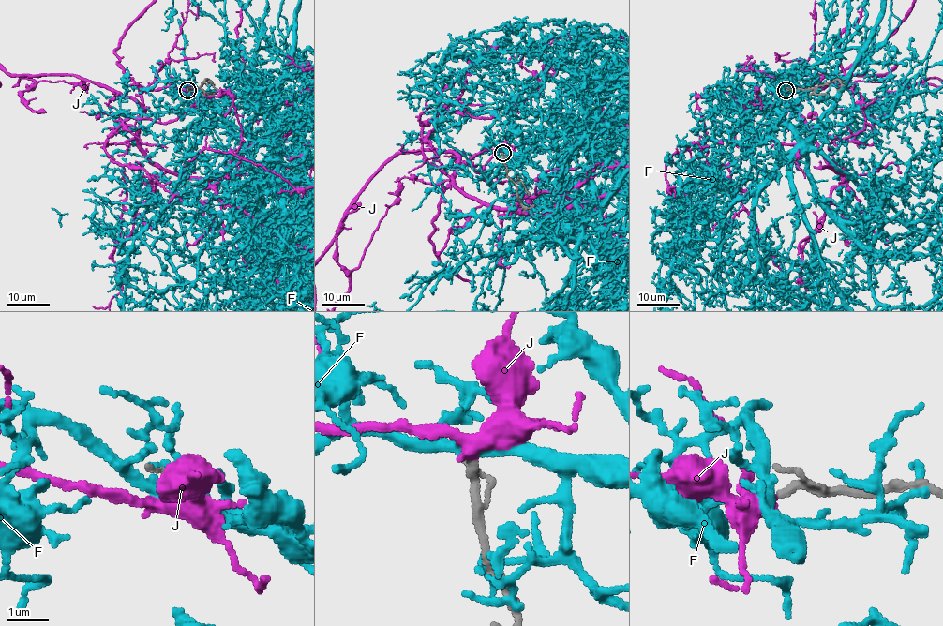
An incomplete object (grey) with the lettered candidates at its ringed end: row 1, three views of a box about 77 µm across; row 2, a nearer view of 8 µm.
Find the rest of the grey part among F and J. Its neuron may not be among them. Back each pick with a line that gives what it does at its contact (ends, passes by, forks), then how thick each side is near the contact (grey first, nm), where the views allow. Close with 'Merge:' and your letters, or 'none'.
J: it passes by; 200 nm thick on the grey side, 320 nm on the other
Merge: J

